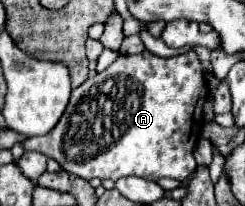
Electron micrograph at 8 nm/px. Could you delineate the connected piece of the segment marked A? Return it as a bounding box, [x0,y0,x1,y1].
[23,50,207,182]

